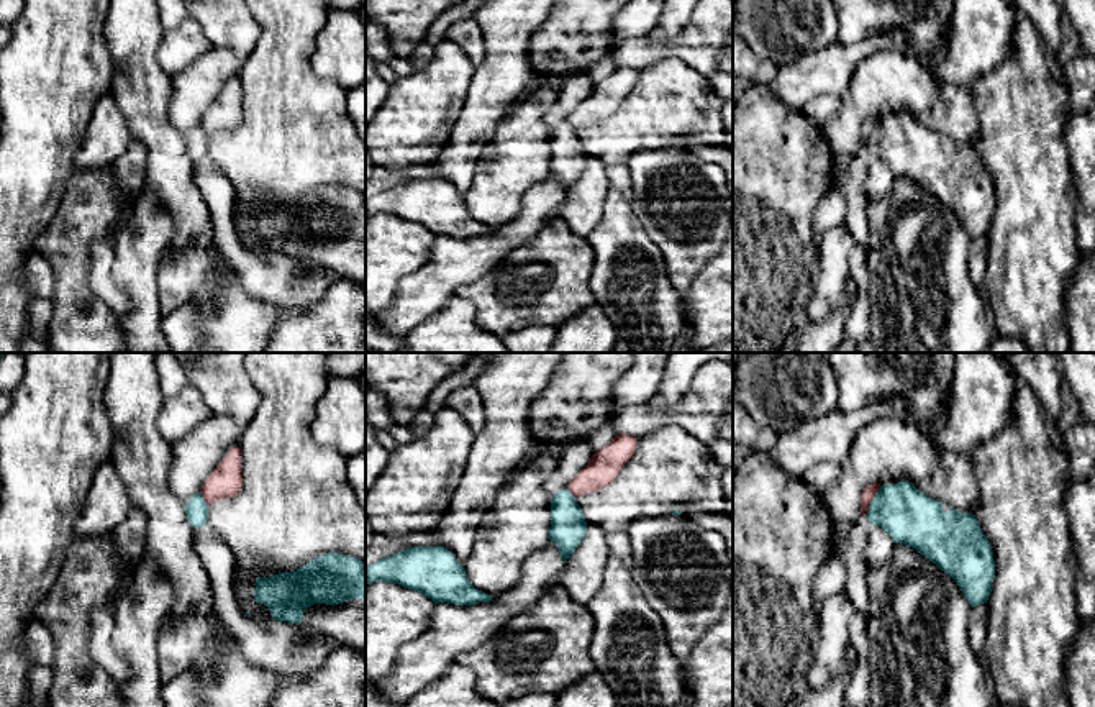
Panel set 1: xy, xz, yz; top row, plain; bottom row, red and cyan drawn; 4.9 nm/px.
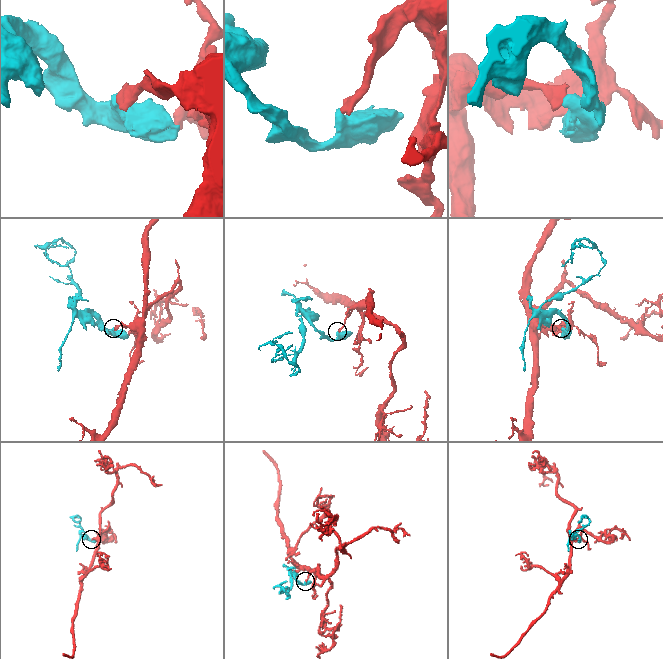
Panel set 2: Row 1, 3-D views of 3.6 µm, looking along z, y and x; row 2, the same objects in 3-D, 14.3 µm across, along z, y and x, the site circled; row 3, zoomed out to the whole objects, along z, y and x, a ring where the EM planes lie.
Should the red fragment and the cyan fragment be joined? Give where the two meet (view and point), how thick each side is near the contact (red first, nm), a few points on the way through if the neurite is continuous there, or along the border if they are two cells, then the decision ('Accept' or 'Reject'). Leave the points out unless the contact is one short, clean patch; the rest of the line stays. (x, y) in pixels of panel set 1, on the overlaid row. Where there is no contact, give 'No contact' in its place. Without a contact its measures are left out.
Touches red at yz (872, 499). Thickness 70 nm (red) against 280 nm. Boundary: yz (881, 486), (864, 515). Reject

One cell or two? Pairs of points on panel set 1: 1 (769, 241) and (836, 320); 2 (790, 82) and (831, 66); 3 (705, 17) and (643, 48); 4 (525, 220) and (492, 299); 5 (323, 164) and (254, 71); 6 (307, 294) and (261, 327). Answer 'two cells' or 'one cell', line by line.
1: two cells
2: one cell
3: one cell
4: two cells
5: one cell
6: two cells

